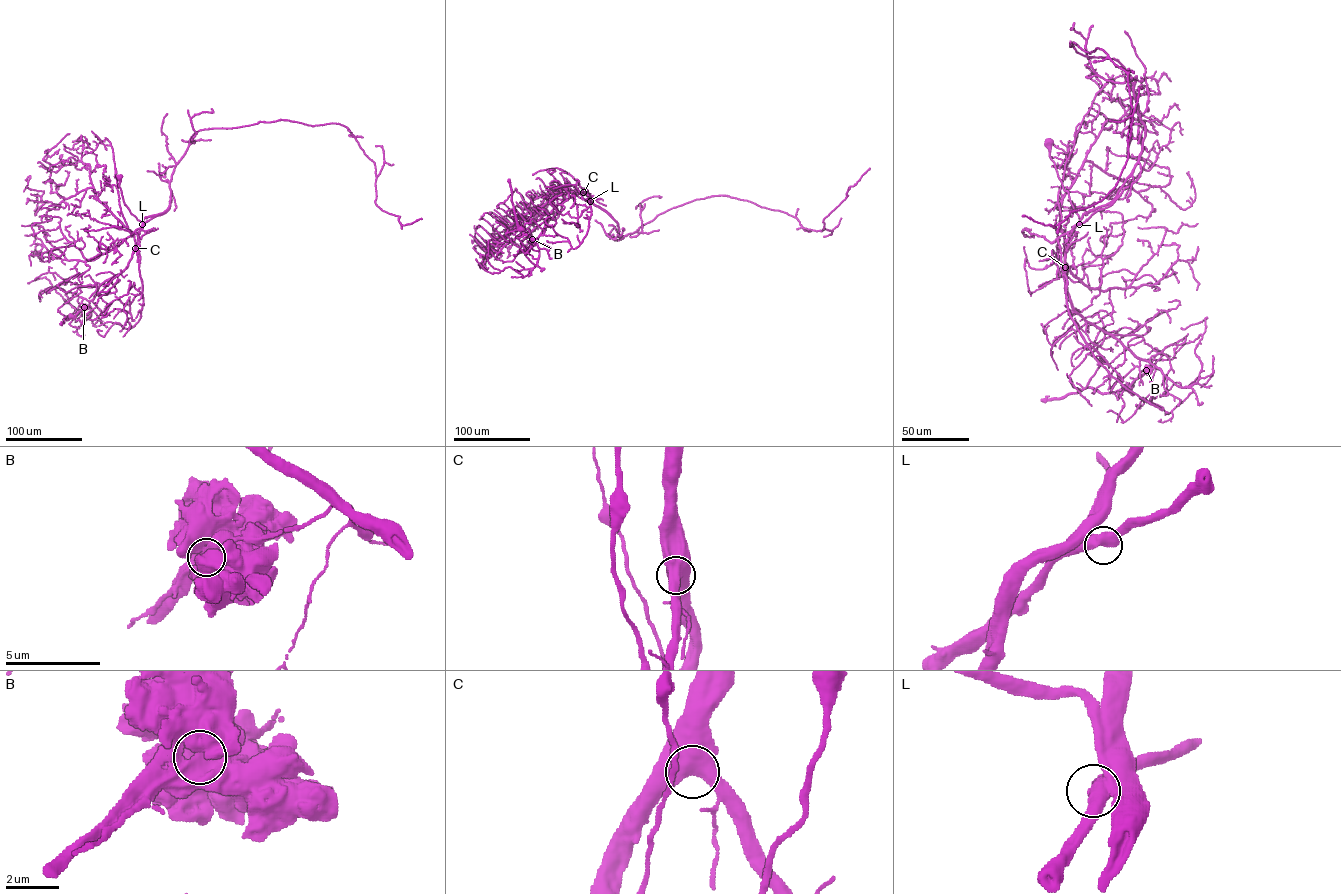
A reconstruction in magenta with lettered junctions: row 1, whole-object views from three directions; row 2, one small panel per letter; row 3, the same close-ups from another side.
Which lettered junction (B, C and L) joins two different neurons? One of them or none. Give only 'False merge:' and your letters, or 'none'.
False merge: B

